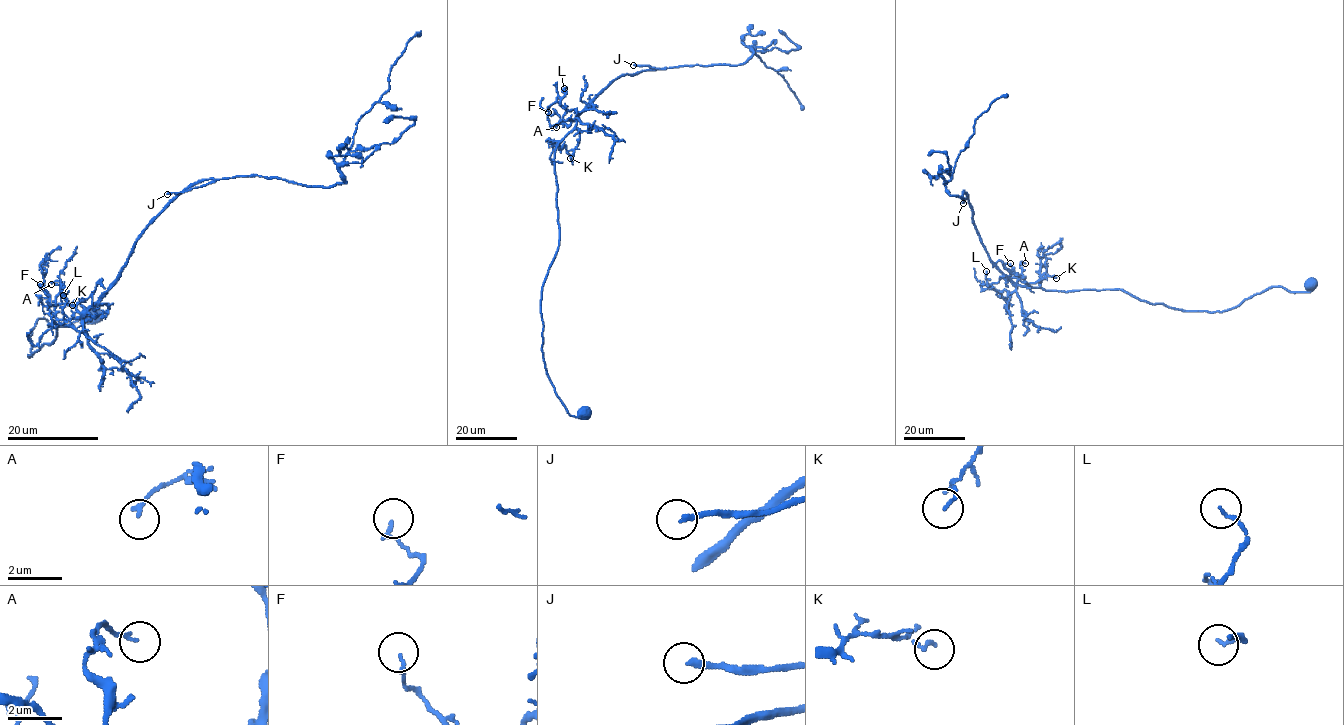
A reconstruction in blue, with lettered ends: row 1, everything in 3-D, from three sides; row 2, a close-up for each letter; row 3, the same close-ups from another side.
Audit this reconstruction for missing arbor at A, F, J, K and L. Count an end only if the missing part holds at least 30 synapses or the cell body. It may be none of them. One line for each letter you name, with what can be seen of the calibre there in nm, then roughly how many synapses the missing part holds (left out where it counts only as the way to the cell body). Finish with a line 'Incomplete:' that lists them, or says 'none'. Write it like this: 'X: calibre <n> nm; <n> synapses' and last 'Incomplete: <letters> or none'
J: calibre 220 nm; 90 synapses
Incomplete: J

